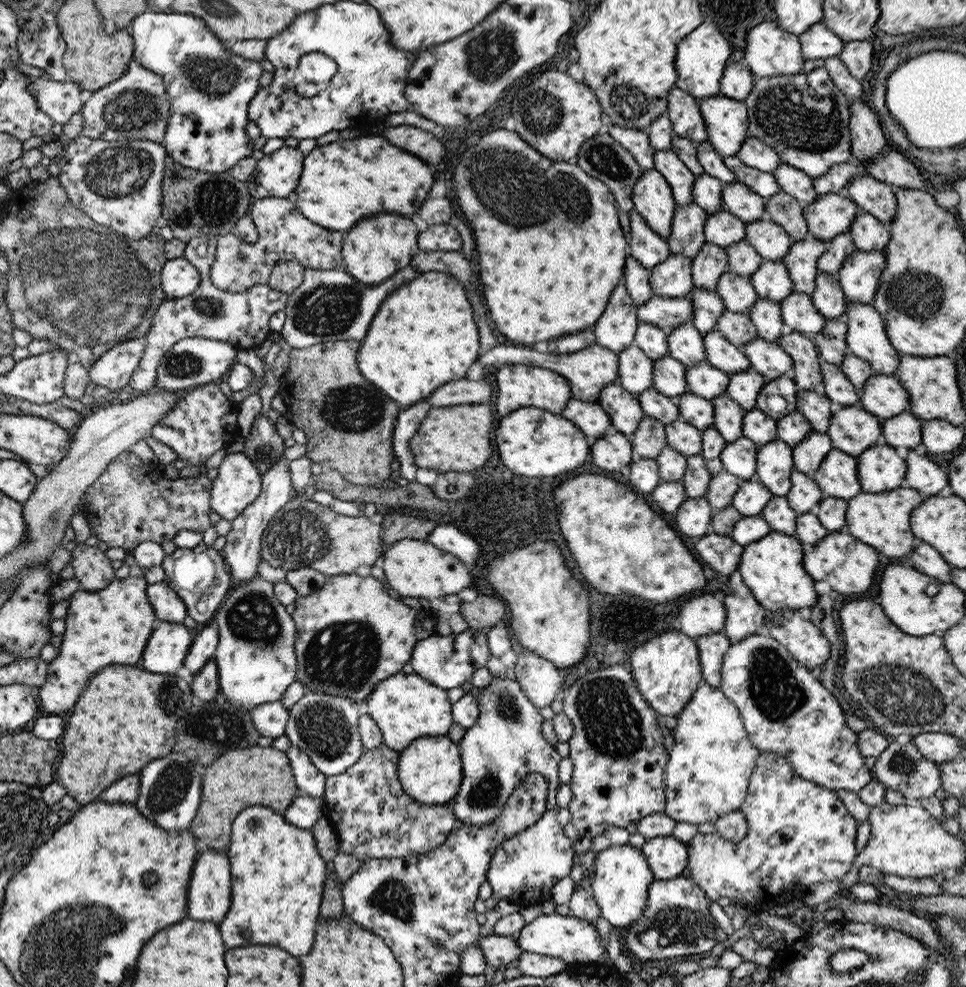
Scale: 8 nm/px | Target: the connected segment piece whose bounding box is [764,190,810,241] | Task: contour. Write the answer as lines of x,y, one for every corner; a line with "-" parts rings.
783,191
773,194
764,202
766,218
783,228
792,241
803,241
809,237
802,214
803,205
797,203

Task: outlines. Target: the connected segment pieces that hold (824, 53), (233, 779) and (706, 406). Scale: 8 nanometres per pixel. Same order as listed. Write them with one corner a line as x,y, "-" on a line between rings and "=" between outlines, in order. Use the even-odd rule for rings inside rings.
822,21
811,24
805,32
797,36
801,56
804,60
825,60
838,56
844,42
825,28
=
257,745
231,750
202,767
201,800
188,829
201,847
223,853
230,840
227,826
230,827
231,820
239,812
249,806
261,805
282,815
297,792
289,759
281,750
=
689,392
675,399
680,420
694,426
698,431
713,427
713,405
710,400

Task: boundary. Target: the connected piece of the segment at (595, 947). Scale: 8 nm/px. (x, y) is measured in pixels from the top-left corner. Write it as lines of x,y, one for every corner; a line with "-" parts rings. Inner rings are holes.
555,912
539,915
530,923
524,924
515,939
517,939
517,945
522,952
557,958
567,965
598,964
602,959
608,958
595,925
591,925
585,919
579,919
575,915
561,915

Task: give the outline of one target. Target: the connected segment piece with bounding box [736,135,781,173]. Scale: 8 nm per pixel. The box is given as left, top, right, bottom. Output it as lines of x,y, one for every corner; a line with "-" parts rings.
751,135
743,140
736,157
747,166
768,173
773,172
773,168
777,168
777,164
781,162
777,153
770,146

